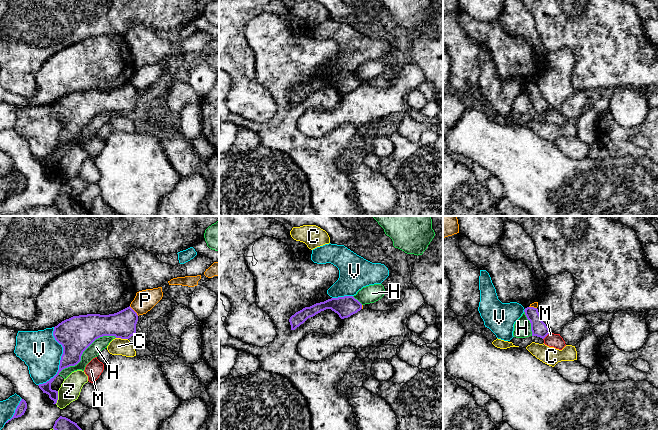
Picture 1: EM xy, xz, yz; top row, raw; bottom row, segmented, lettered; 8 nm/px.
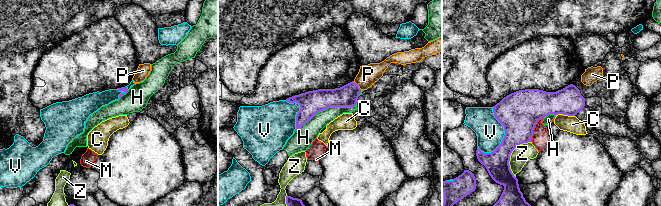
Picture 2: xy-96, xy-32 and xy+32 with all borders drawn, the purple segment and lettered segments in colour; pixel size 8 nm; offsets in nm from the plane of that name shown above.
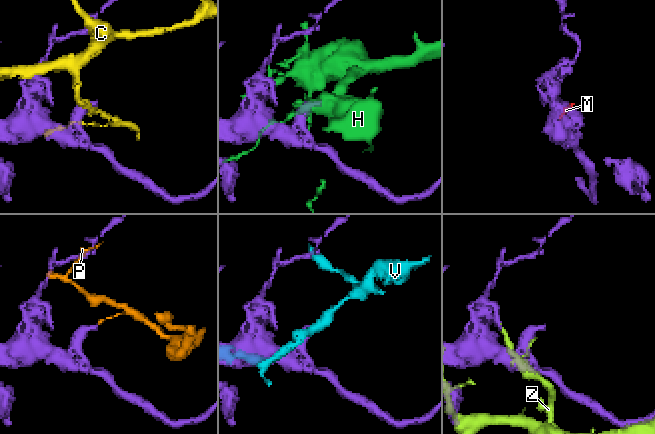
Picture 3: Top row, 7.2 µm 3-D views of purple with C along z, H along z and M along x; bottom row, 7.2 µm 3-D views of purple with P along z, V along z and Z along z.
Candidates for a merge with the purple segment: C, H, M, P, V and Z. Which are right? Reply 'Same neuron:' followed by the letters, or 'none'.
Same neuron: none

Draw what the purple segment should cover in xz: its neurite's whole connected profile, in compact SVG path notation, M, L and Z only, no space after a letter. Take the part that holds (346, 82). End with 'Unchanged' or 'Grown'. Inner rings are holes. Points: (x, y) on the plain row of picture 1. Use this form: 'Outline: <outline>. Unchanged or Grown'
Outline: M344 72L331 74L310 83L305 83L290 93L289 98L291 106L295 106L308 94L313 93L326 85L331 85L337 89L341 95L344 95L360 87L362 85L362 80L353 72Z. Unchanged

